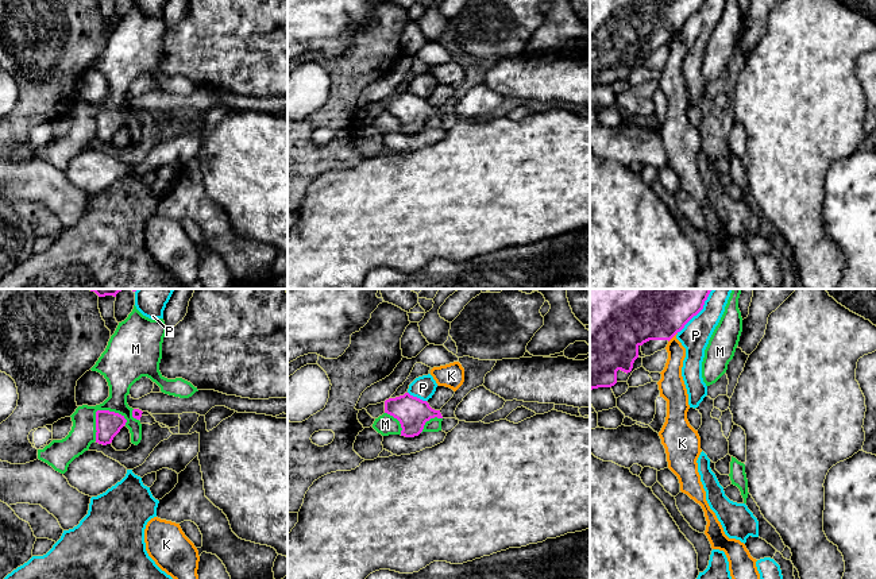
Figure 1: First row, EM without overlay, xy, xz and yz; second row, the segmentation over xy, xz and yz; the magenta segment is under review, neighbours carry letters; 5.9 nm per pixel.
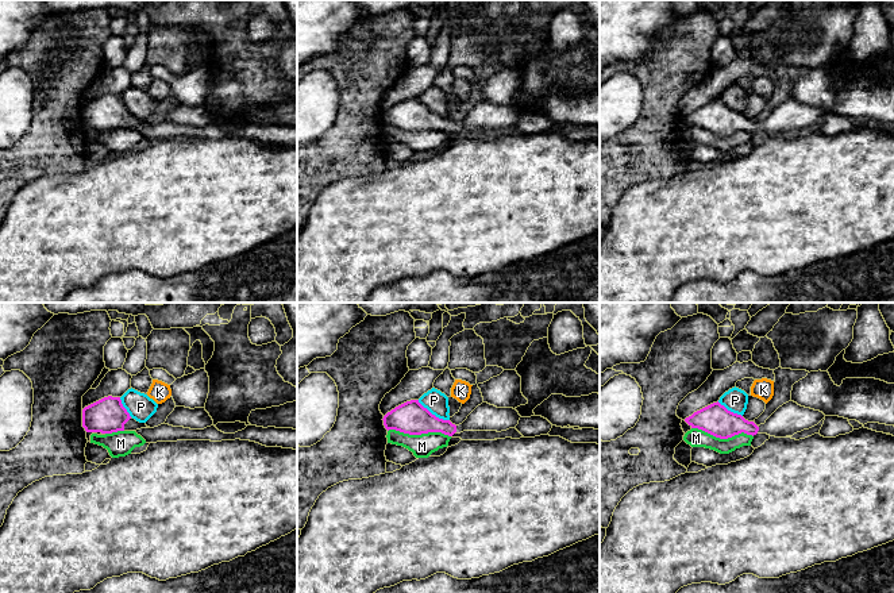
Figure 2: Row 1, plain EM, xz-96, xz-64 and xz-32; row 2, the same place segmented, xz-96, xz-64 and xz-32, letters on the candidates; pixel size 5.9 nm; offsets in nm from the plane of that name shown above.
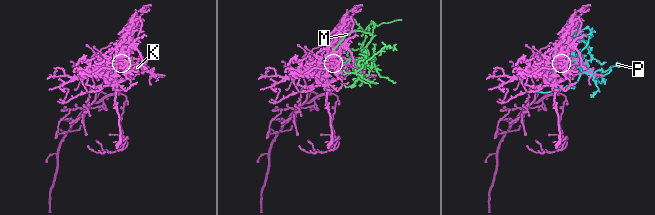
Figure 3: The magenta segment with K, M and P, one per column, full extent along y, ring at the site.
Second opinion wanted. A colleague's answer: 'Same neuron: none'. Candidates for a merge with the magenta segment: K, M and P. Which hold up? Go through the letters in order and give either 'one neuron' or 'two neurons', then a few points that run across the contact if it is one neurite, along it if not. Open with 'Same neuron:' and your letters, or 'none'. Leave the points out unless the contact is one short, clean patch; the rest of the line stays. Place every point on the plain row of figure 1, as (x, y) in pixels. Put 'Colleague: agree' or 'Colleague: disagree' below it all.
Same neuron: none
K: two neurons
M: two neurons
P: two neurons
Colleague: agree

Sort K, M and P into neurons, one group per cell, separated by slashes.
K / M / P

